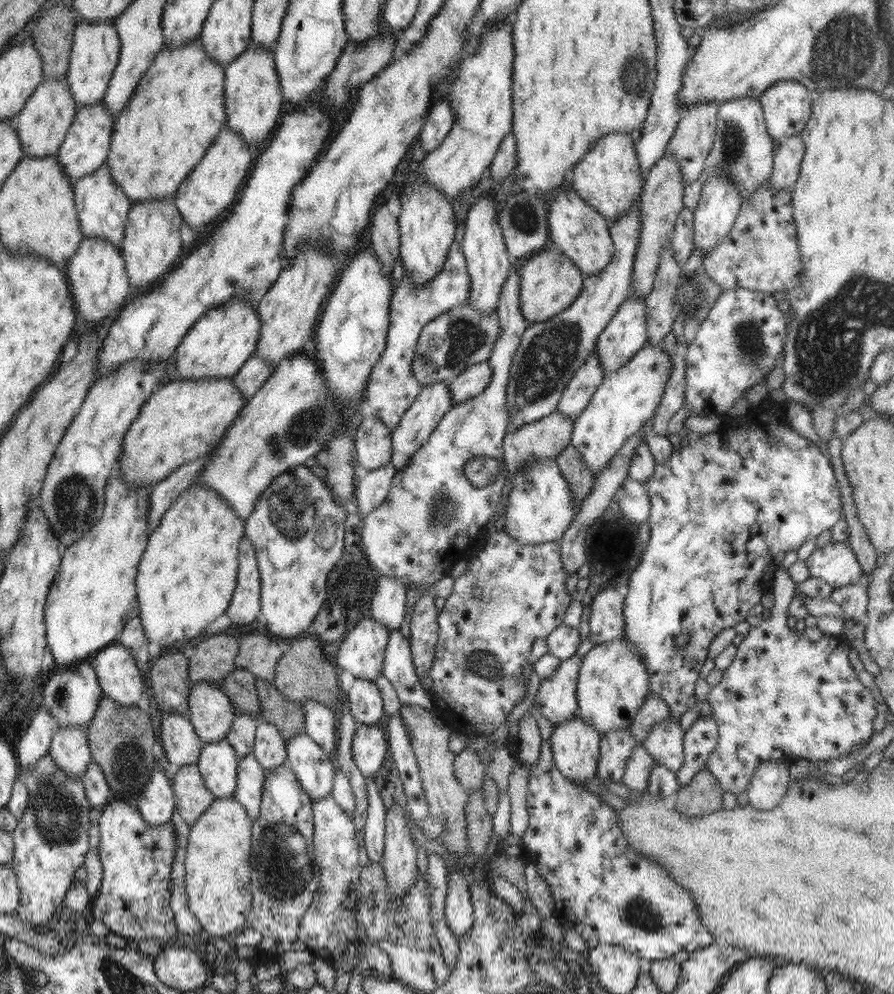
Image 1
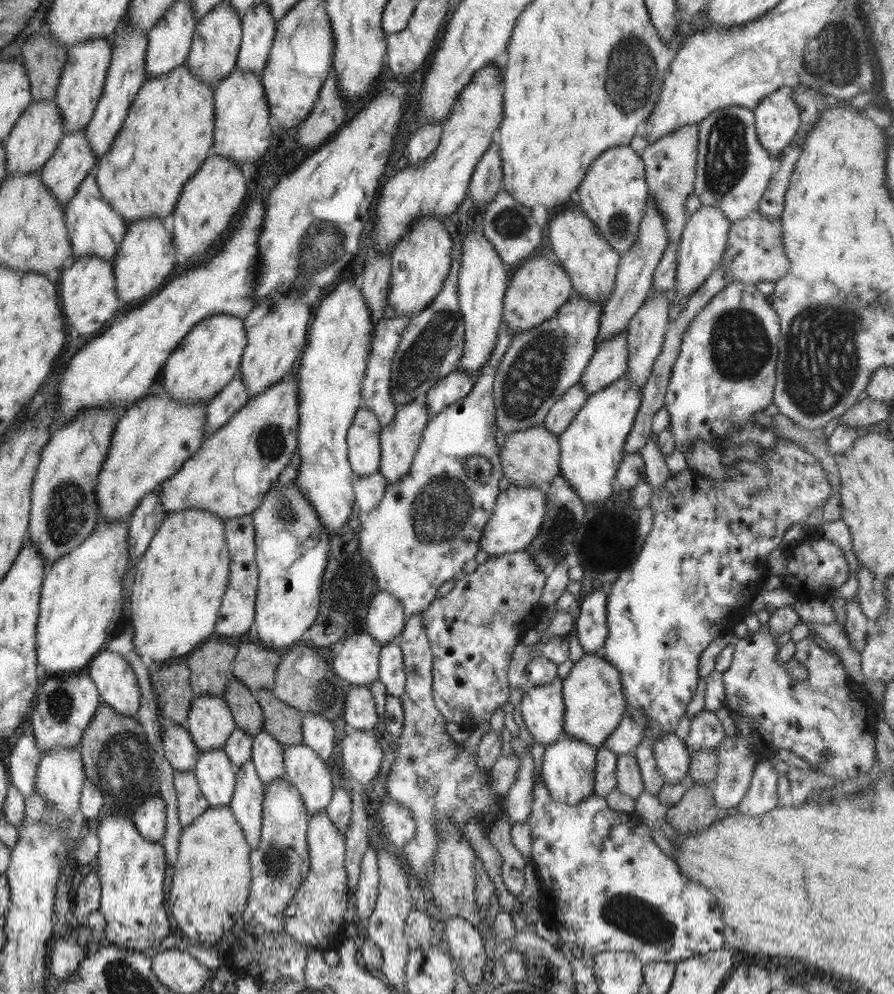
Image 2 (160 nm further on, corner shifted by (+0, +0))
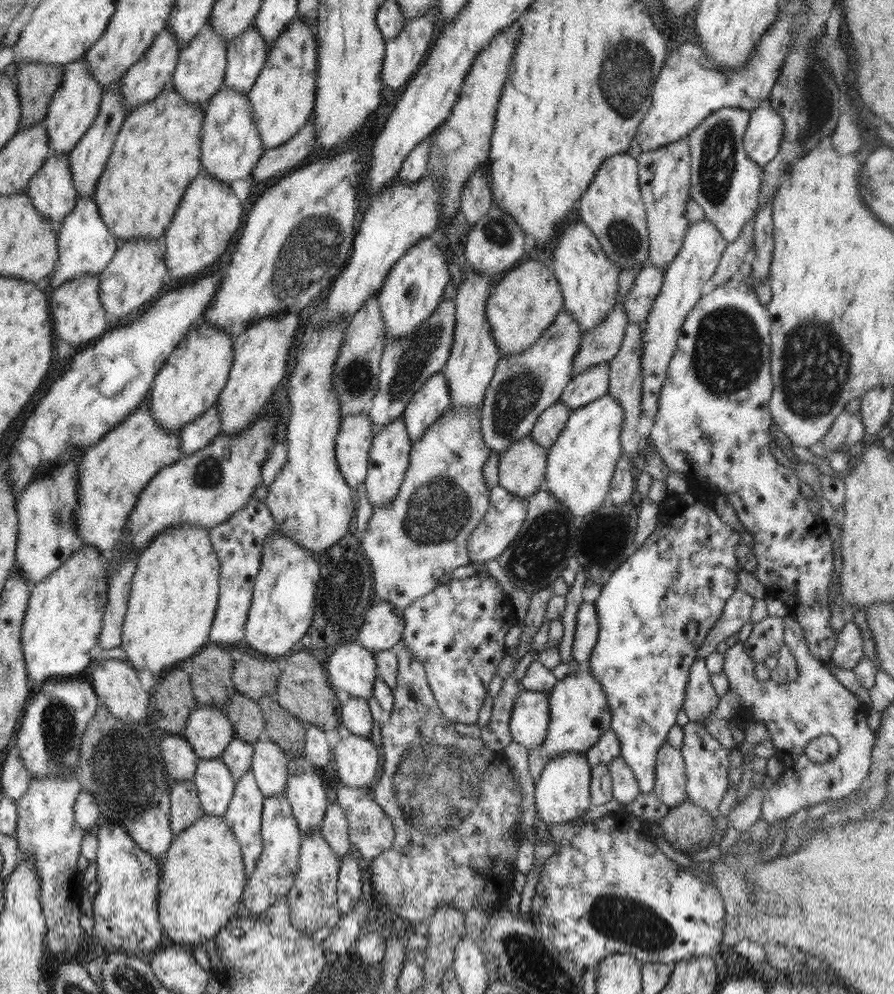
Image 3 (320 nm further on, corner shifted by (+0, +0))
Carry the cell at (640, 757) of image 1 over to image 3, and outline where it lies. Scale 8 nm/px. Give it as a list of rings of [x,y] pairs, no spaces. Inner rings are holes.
[[[614,757],[607,763],[612,778],[613,798],[622,805],[631,803],[641,793],[633,770],[620,757]]]

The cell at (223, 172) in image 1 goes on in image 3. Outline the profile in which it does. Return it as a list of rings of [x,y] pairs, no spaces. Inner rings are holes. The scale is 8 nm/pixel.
[[[201,170],[188,185],[163,235],[166,244],[164,260],[167,270],[170,270],[171,279],[178,280],[188,276],[197,278],[198,274],[208,272],[206,268],[210,268],[226,252],[232,236],[240,228],[242,216],[242,202],[238,200],[230,184],[222,183]]]

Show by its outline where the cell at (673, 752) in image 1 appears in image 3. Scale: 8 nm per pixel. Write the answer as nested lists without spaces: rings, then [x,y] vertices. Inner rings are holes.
[[[668,742],[658,749],[656,755],[656,784],[652,793],[672,809],[687,800],[685,759],[680,749]]]

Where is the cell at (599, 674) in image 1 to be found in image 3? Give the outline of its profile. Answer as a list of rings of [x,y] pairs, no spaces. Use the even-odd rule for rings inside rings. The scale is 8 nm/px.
[[[587,665],[576,668],[576,674],[558,680],[548,696],[550,704],[550,726],[542,743],[540,755],[545,760],[560,756],[563,752],[585,753],[612,724],[612,713],[608,707],[604,687],[592,677]]]

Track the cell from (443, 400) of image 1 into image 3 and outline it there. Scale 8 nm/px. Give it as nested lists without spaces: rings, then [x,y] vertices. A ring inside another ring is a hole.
[[[401,416],[374,435],[374,442],[368,455],[367,475],[362,483],[367,501],[373,509],[377,506],[386,506],[396,498],[400,485],[406,477],[412,443]]]

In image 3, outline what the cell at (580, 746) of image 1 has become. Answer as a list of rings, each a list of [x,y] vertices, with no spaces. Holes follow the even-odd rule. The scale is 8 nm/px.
[[[563,752],[545,760],[541,777],[535,784],[535,811],[546,826],[556,826],[568,821],[578,820],[591,805],[591,768],[585,753]]]

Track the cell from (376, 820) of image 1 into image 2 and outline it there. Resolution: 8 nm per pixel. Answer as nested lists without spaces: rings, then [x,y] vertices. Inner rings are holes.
[[[370,845],[364,853],[361,862],[361,873],[359,874],[359,881],[355,892],[356,915],[353,918],[351,933],[358,926],[359,920],[361,918],[369,918],[375,909],[379,887],[378,852],[378,850]]]

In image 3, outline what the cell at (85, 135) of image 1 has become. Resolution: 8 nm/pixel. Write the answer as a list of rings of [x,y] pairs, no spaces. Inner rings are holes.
[[[69,152],[45,160],[26,190],[32,205],[58,232],[64,217],[76,205],[76,189],[70,173]]]

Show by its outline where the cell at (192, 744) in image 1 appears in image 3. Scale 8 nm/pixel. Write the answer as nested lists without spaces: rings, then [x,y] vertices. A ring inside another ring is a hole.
[[[170,734],[164,736],[160,748],[165,773],[169,773],[174,782],[192,781],[200,758],[194,754],[188,741],[182,735]]]

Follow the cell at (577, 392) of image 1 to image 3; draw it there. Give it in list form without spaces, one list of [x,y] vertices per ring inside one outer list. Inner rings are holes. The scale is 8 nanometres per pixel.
[[[556,401],[538,415],[529,436],[532,436],[538,445],[549,449],[558,439],[571,412],[572,410],[567,407],[567,404]]]

